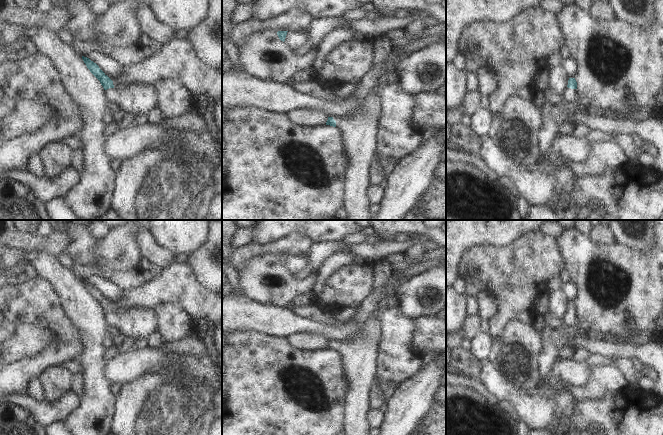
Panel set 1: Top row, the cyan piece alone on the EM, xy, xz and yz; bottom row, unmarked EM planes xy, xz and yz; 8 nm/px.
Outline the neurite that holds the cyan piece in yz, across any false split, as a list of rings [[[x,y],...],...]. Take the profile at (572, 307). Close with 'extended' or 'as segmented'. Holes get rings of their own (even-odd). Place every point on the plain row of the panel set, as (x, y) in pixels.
[[[569,302],[567,313],[562,319],[563,327],[578,328],[580,324],[580,318],[577,314],[577,306],[575,302]]]; extended

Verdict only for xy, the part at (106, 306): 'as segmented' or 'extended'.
extended

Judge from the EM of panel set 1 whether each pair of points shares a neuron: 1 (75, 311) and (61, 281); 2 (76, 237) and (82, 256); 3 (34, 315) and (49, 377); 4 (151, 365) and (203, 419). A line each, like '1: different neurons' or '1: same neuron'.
1: same neuron
2: same neuron
3: different neurons
4: different neurons

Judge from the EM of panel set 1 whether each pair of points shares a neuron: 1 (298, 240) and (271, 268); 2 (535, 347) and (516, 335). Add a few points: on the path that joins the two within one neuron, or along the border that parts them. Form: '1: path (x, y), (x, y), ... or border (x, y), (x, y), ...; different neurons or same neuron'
1: border (276, 255), (258, 254), (253, 257); different neurons
2: path (530, 342), (521, 335); same neuron

